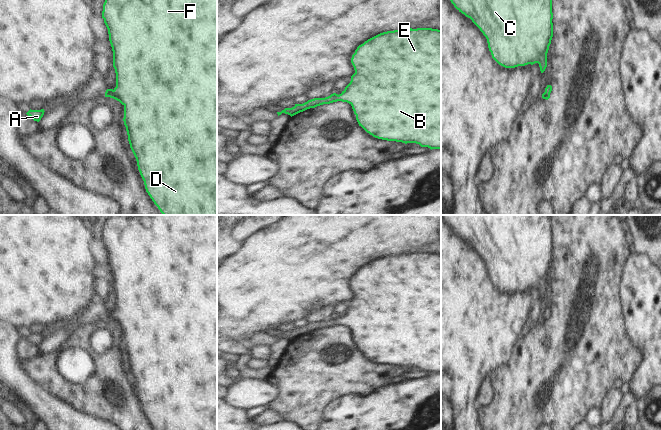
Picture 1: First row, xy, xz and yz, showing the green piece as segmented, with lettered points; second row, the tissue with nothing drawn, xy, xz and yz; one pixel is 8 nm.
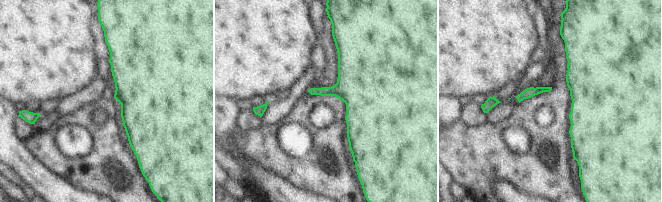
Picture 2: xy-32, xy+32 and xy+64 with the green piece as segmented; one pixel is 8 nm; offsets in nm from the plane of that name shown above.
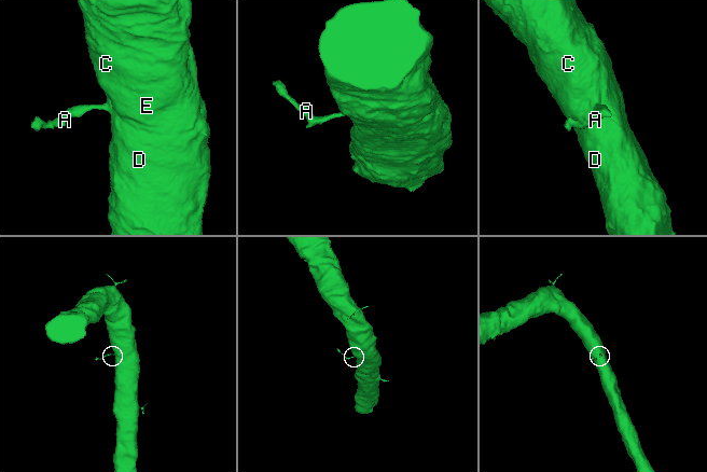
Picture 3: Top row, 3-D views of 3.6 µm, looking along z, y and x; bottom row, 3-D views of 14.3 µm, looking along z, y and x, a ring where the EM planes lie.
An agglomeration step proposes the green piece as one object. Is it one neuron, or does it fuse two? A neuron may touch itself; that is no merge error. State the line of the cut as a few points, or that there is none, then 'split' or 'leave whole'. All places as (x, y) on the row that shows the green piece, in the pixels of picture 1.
no cut; leave whole

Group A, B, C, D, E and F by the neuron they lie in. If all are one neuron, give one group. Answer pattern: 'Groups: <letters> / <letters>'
Groups: A B C D E F.

